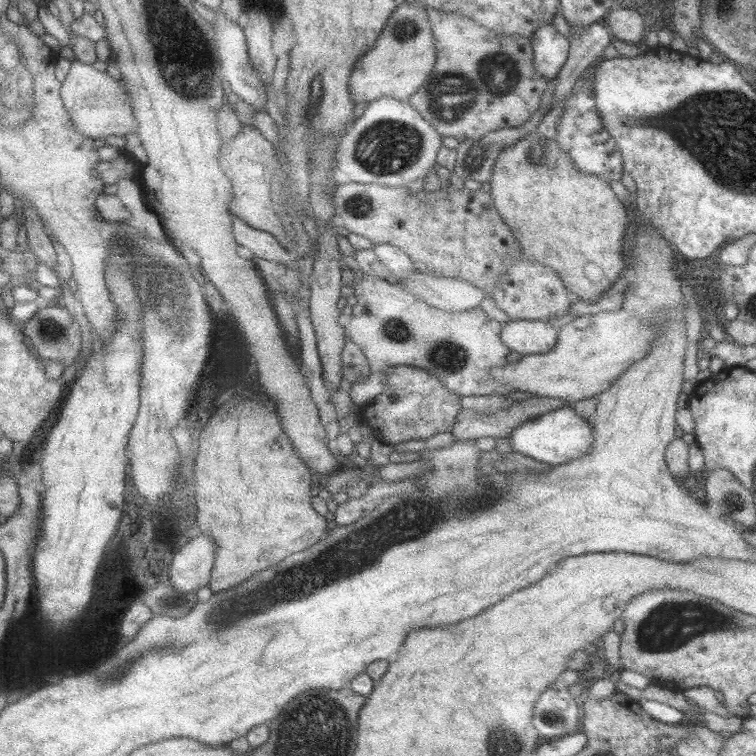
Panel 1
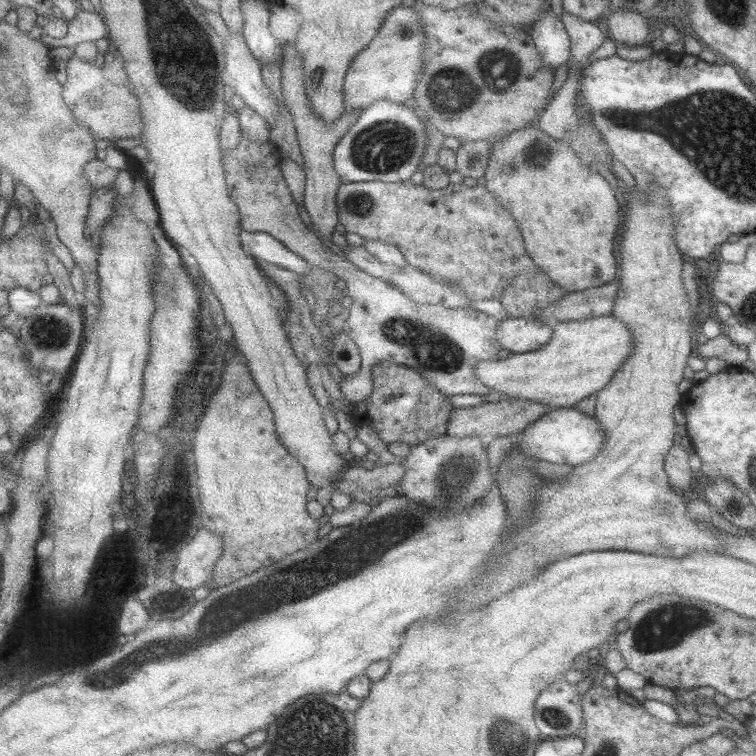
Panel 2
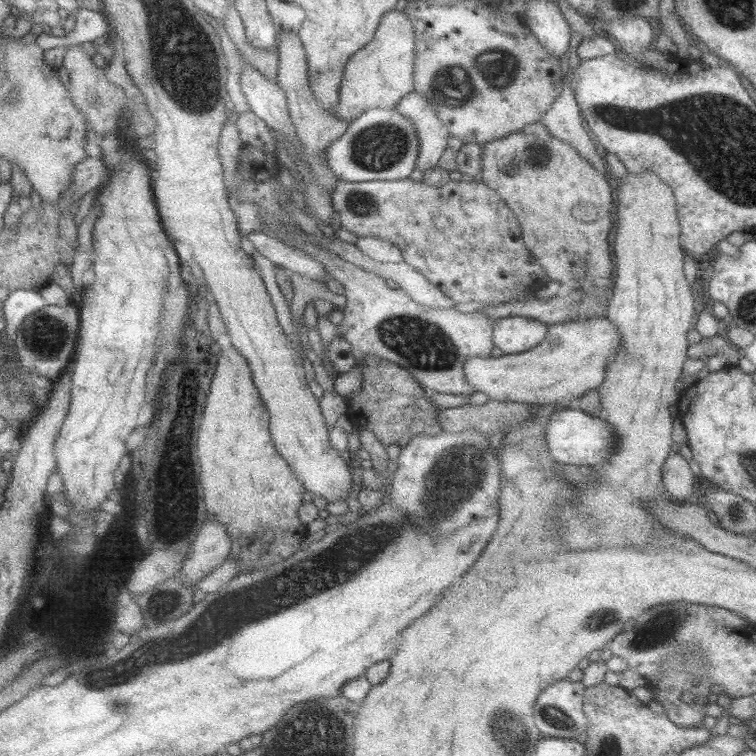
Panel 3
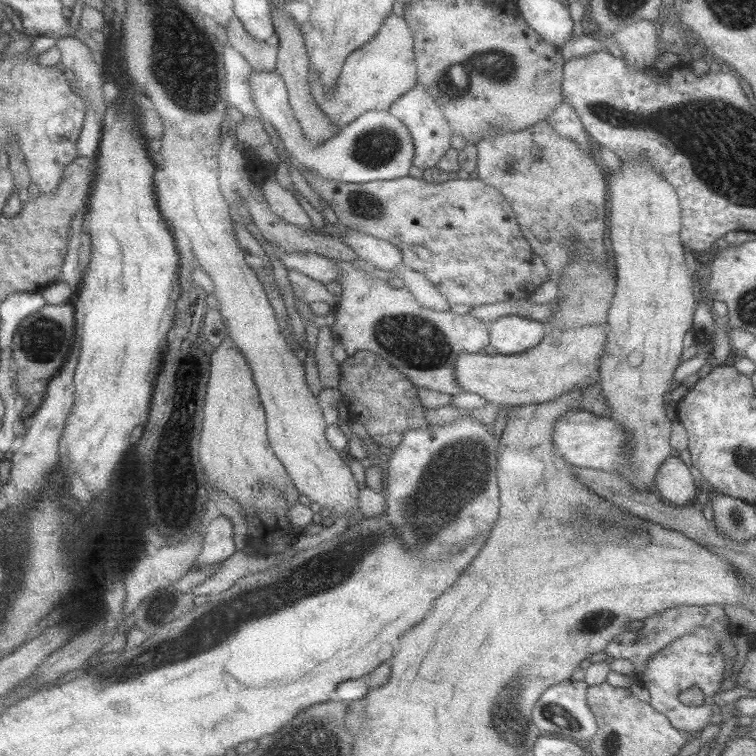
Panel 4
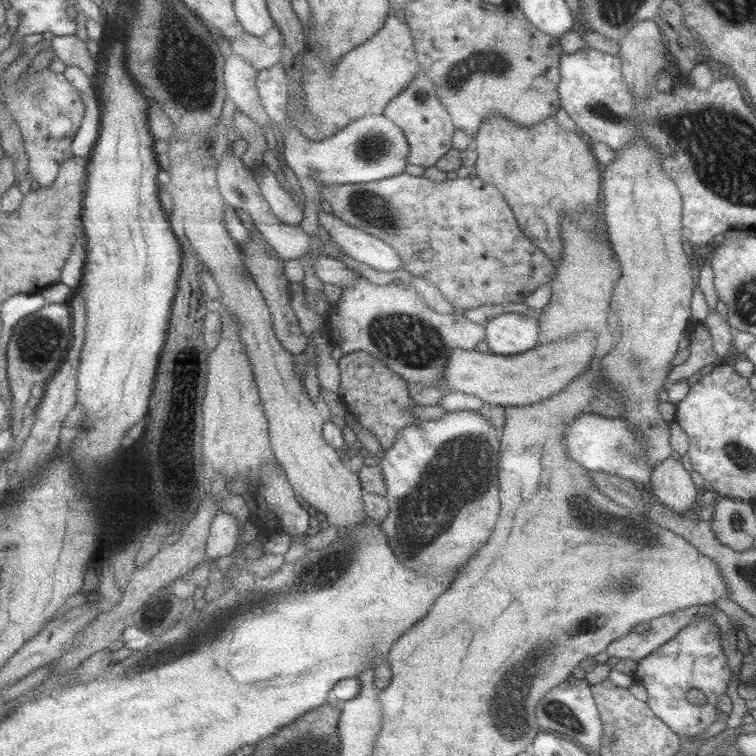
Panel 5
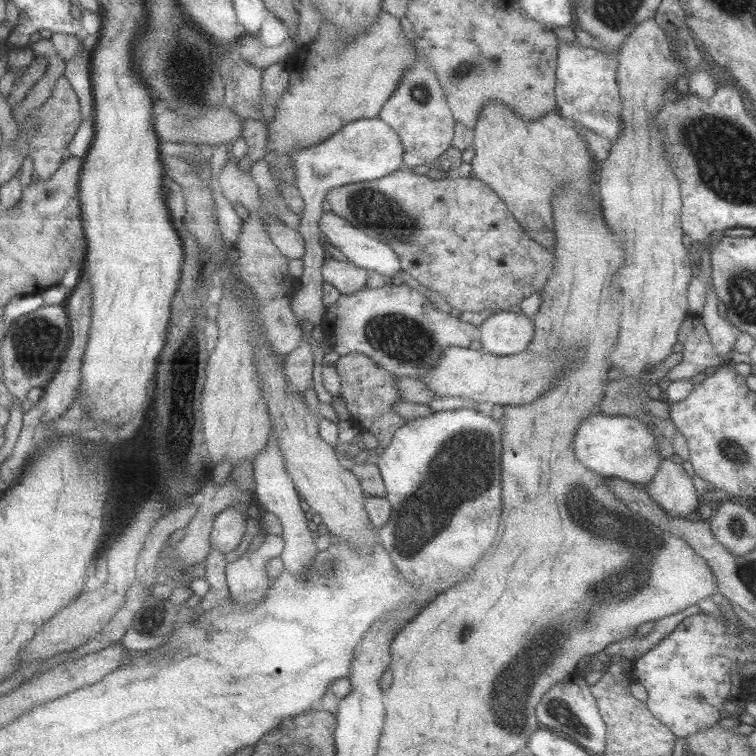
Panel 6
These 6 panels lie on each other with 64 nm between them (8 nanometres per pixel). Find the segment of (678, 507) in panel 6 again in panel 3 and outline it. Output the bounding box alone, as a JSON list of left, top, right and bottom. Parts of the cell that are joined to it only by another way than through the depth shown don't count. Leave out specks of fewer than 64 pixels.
[662,453,701,500]

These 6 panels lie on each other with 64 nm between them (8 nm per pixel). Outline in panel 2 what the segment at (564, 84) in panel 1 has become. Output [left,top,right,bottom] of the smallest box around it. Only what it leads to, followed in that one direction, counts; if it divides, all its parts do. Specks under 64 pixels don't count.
[561,8,609,68]

